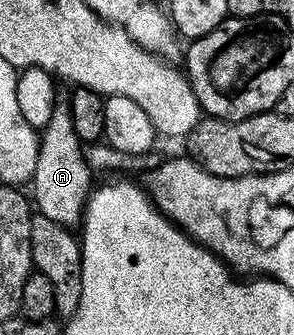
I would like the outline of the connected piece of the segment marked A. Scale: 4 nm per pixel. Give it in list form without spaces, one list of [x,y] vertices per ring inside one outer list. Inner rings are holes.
[[[57,102],[50,121],[42,128],[39,140],[40,151],[36,155],[30,180],[30,195],[34,200],[35,210],[50,217],[50,221],[58,221],[65,225],[79,224],[84,213],[84,205],[94,187],[94,171],[88,166],[86,151],[78,133],[74,133],[74,121],[70,121],[67,102]]]

